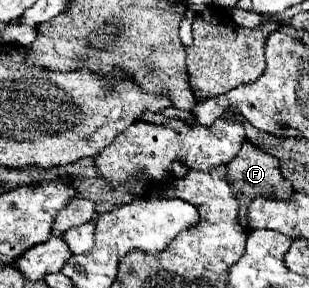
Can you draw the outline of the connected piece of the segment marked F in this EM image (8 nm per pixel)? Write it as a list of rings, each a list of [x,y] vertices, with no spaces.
[[[243,143],[241,151],[235,155],[235,159],[227,165],[227,181],[233,187],[233,195],[239,201],[239,225],[249,233],[247,225],[247,207],[253,199],[263,197],[263,199],[289,199],[293,189],[287,179],[281,177],[279,171],[279,161],[273,155],[267,155],[265,151],[259,151],[259,147],[253,147],[253,143]]]

